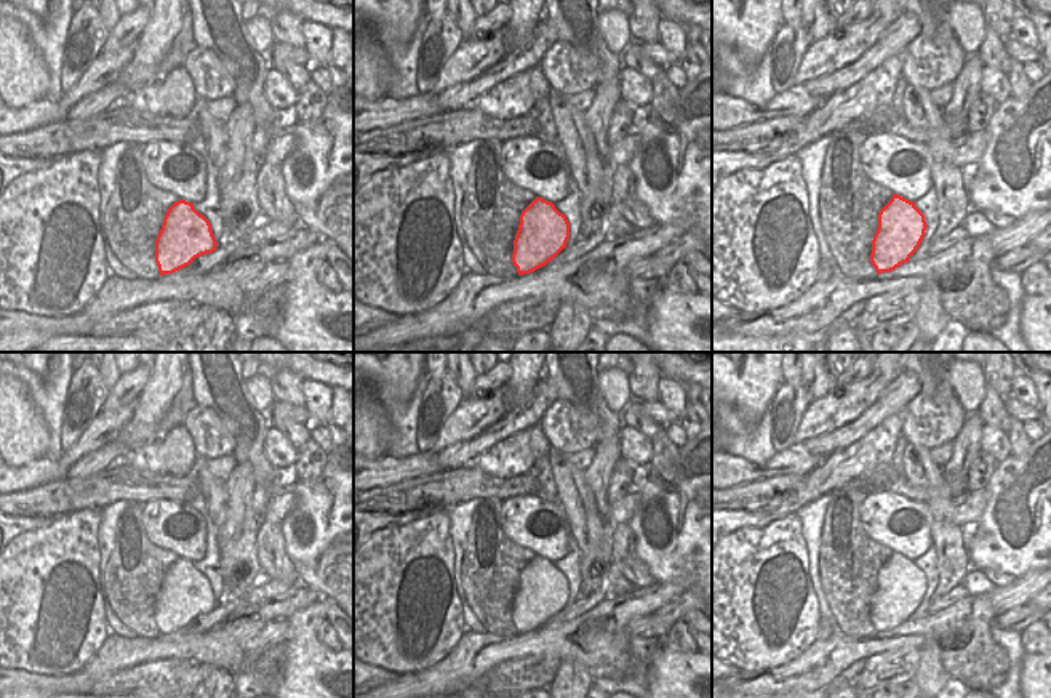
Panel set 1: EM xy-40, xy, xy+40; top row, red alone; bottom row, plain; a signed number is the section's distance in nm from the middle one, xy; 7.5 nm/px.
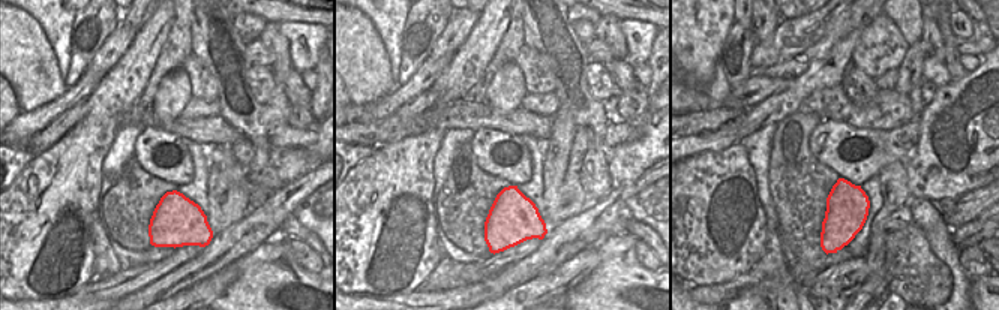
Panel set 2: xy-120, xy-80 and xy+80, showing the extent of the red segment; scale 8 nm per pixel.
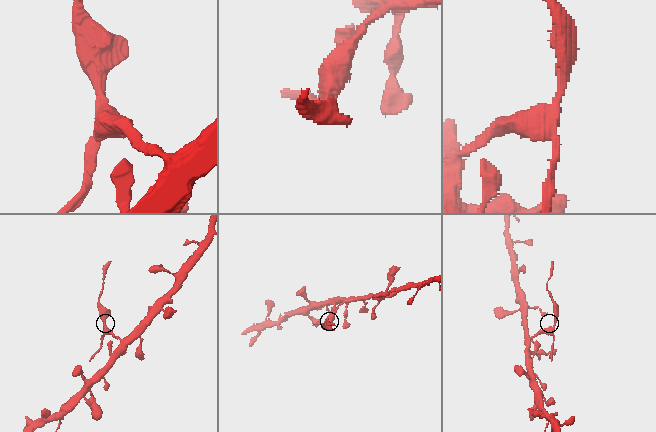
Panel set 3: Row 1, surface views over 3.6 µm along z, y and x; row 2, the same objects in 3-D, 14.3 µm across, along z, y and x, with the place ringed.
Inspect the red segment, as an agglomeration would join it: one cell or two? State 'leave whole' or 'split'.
split

